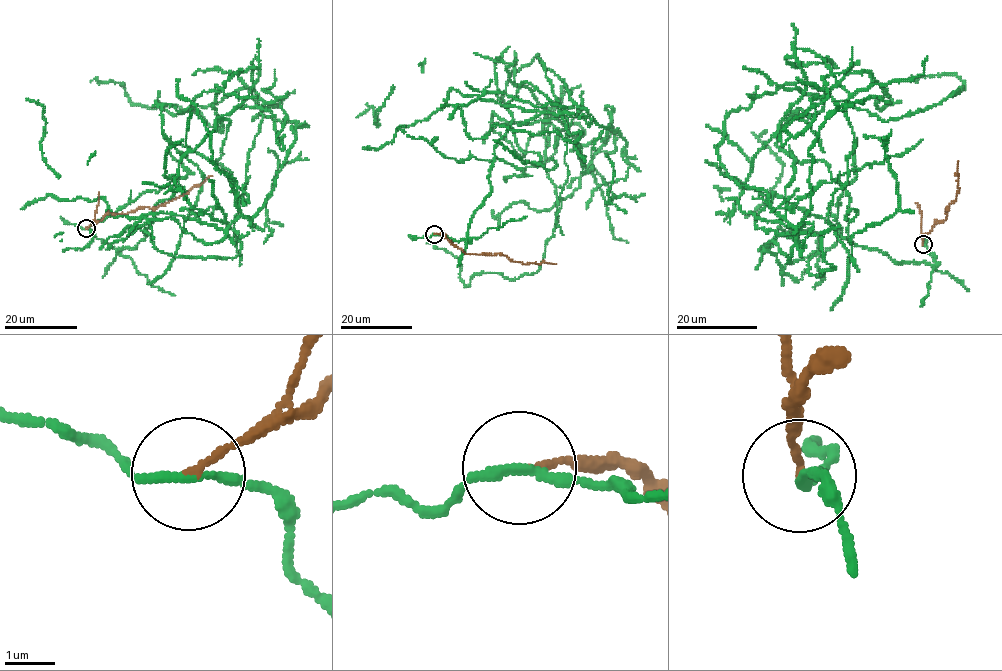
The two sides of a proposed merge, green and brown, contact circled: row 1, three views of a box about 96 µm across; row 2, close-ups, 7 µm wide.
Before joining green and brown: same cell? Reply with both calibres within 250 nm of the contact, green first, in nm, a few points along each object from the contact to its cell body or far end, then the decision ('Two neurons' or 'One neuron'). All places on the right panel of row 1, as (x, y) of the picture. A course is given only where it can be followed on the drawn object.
Thickness 170 nm (green) against 140 nm. Course of green: (923, 245), (755, 225), (835, 268), (766, 247), (823, 108), (778, 86), (964, 83), (911, 81). Course of brown: (923, 245), (923, 238), (935, 224), (946, 219), (947, 210), (960, 190), (957, 161). Two neurons

